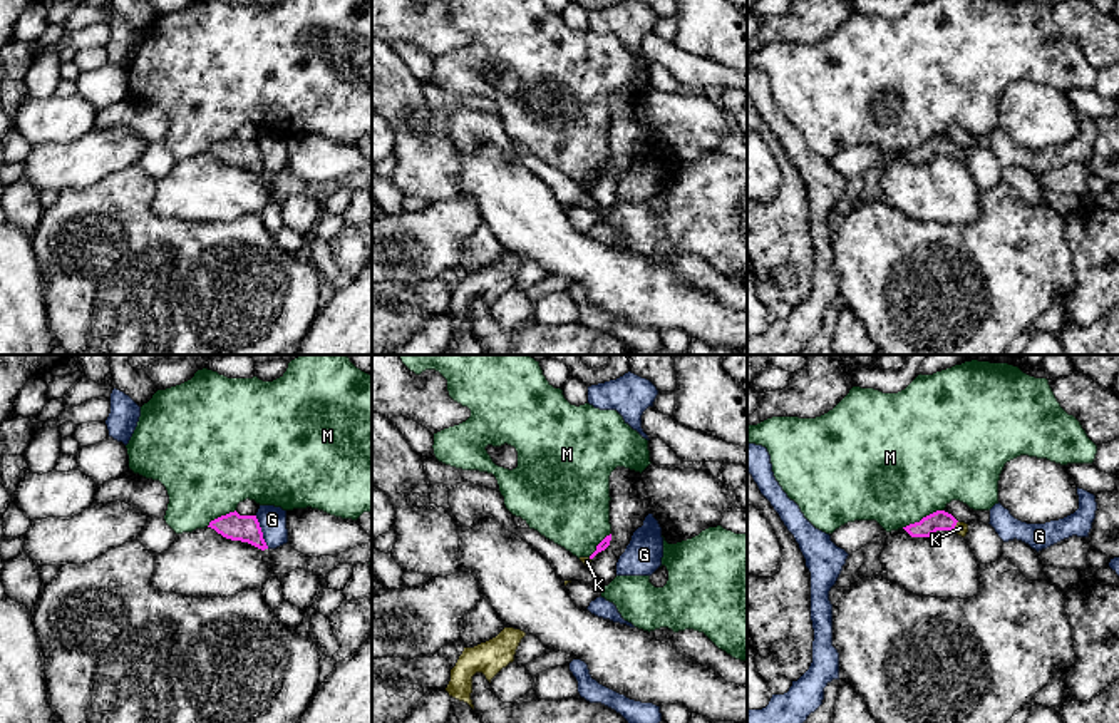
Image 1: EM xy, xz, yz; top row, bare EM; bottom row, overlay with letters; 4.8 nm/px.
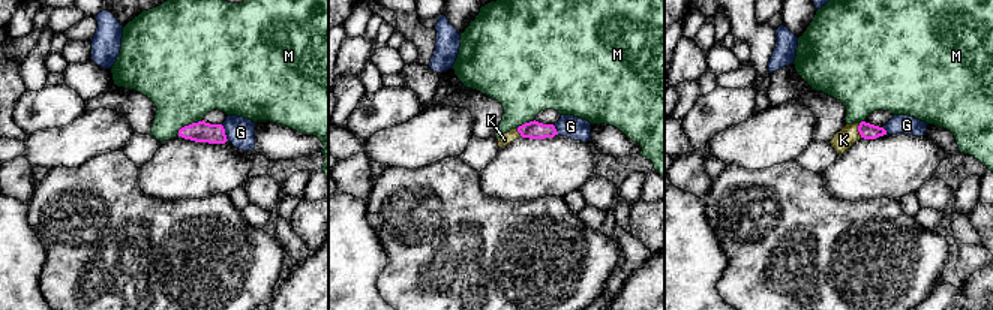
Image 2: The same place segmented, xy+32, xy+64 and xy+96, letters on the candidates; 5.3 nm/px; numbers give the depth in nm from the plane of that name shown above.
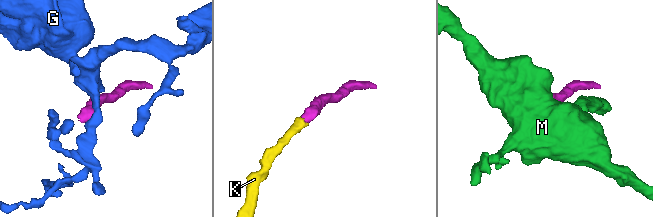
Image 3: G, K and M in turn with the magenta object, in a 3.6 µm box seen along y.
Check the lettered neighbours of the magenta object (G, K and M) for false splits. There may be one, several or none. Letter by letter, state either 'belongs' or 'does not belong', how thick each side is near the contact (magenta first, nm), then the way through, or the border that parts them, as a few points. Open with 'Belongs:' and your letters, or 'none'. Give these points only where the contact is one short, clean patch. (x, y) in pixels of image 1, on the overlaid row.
Belongs: K
G: does not belong; 130 nm thick on the magenta side, 130 nm on the other; border along xy (255, 516), (268, 548)
K: belongs; 100 nm thick on the magenta side, 60 nm on the other; runs through yz (938, 521), (955, 524), (960, 528)
M: does not belong; 100 nm thick on the magenta side, 500 nm on the other

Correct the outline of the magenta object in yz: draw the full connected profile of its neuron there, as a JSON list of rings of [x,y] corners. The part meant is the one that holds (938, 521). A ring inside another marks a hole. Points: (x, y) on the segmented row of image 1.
[[[936,510],[920,522],[903,527],[911,537],[930,537],[936,531],[953,531],[955,534],[965,537],[968,532],[968,524],[958,522],[951,514],[945,510]]]

